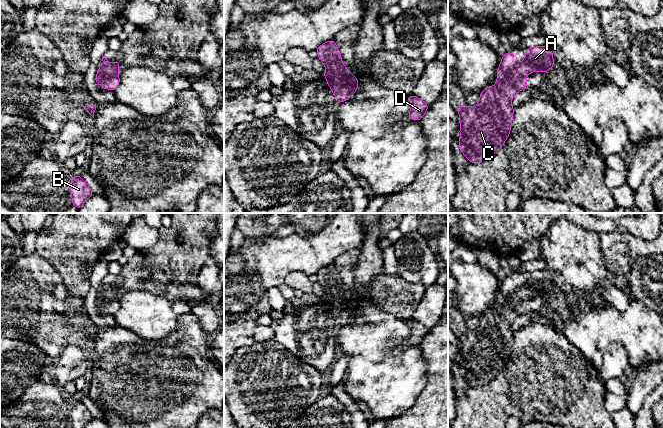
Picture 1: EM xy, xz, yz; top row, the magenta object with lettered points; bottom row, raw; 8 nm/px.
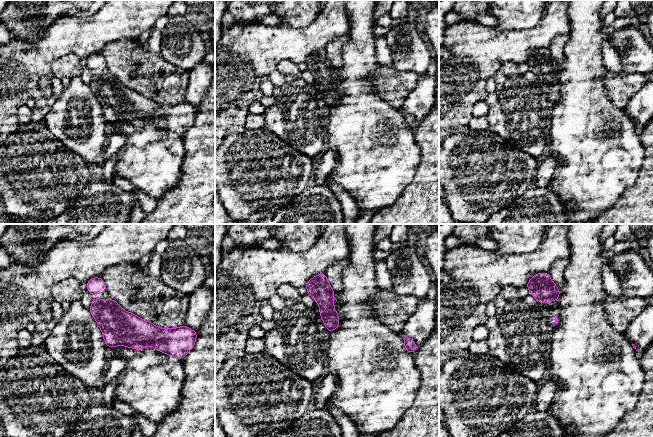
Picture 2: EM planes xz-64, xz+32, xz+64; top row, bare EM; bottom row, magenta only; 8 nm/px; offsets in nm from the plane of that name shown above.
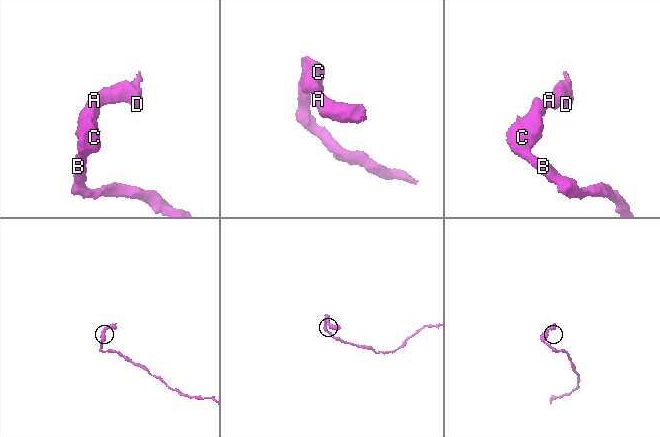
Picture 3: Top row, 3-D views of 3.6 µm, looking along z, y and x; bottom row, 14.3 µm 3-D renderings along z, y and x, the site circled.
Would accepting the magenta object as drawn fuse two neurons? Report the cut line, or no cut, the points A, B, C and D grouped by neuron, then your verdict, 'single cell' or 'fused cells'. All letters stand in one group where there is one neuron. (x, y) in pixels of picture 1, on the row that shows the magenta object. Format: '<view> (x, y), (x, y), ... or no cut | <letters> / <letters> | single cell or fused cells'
no cut | A B C D | single cell

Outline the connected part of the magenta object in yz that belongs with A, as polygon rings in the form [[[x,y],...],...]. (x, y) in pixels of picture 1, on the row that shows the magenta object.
[[[546,45],[525,49],[524,60],[521,64],[515,54],[507,52],[499,64],[496,84],[481,91],[478,104],[474,107],[458,105],[461,128],[459,148],[469,162],[478,163],[487,160],[502,148],[512,127],[514,108],[511,101],[519,91],[527,87],[526,75],[534,71],[545,73],[553,66],[552,50]]]

